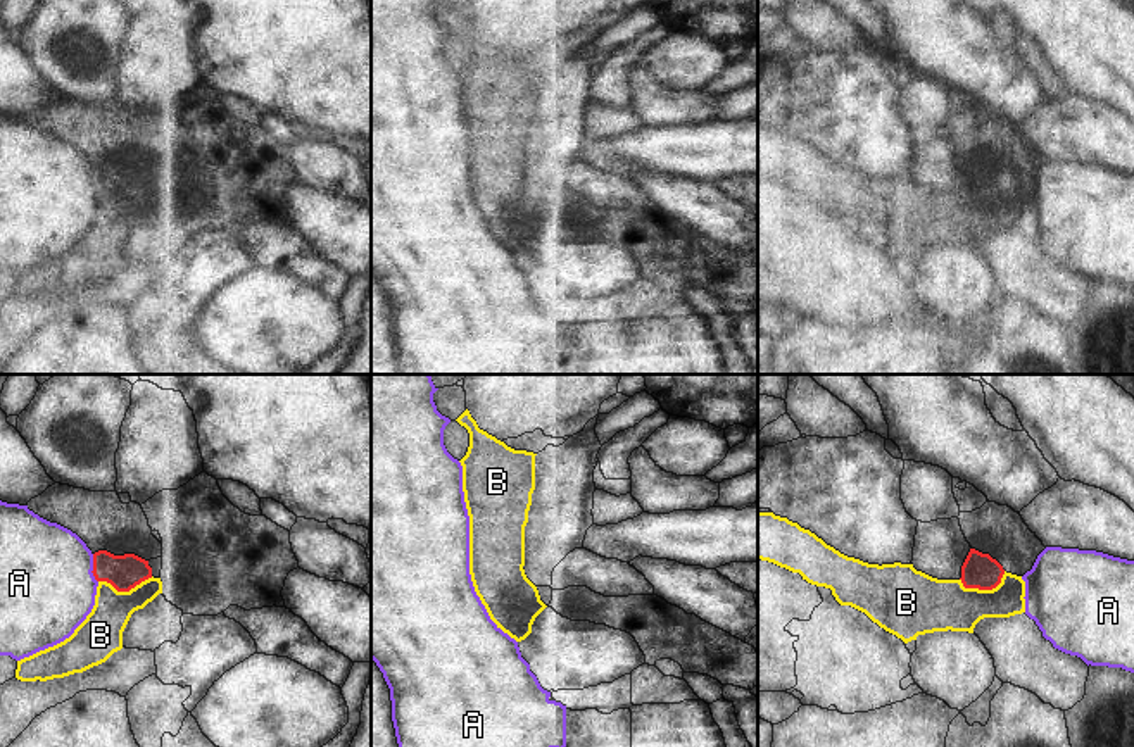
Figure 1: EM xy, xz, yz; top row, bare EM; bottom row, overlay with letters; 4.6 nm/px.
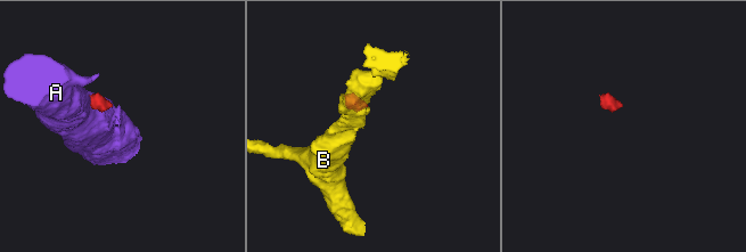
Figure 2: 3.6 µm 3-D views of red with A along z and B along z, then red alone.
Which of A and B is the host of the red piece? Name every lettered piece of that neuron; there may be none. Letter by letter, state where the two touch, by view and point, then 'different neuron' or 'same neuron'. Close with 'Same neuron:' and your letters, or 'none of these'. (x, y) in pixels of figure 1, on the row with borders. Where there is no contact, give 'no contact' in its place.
A: xy (94, 568) | different neuron
B: yz (984, 589) | same neuron
Same neuron: B

